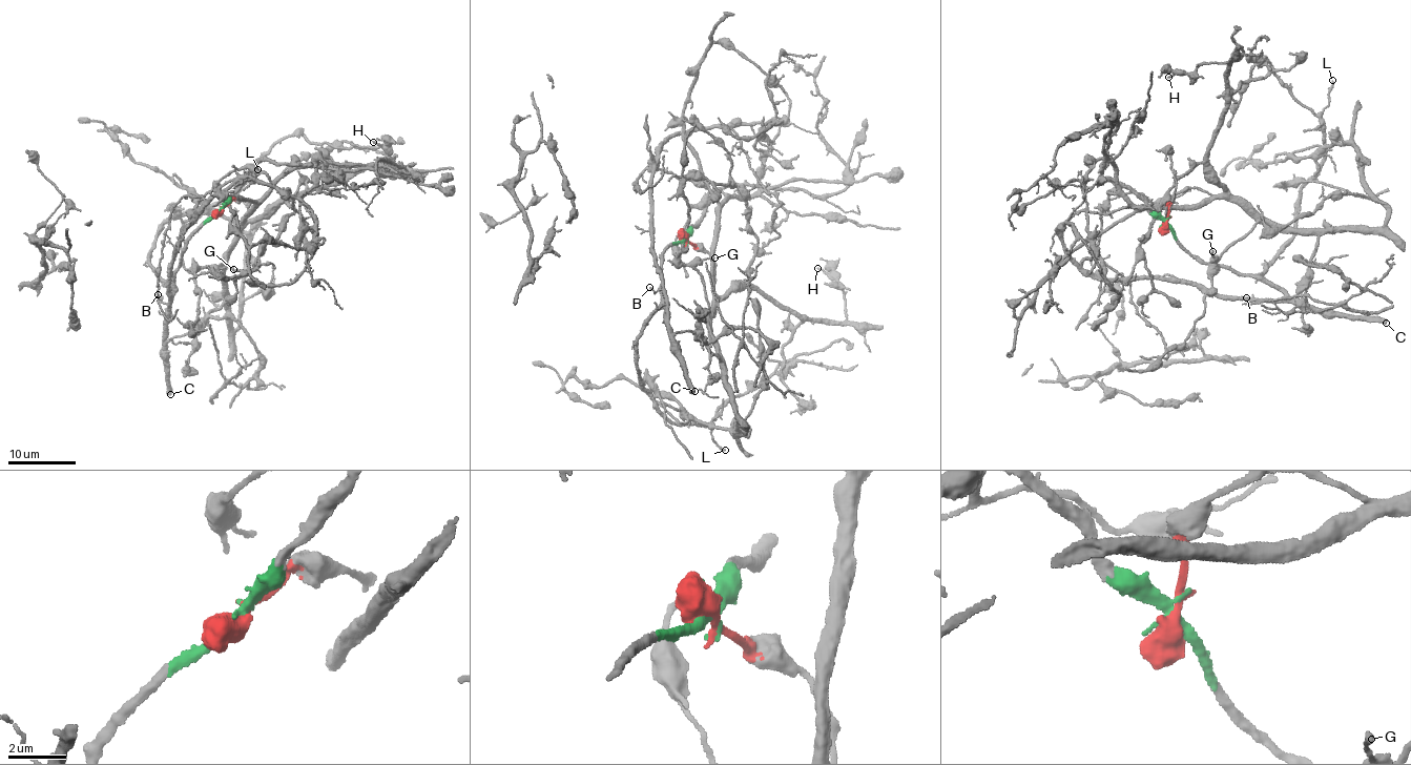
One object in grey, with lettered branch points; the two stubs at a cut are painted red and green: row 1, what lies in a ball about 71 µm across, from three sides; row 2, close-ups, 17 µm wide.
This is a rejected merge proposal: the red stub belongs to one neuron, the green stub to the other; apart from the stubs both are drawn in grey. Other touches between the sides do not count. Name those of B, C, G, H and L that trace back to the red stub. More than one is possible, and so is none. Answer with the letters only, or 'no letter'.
G, H

